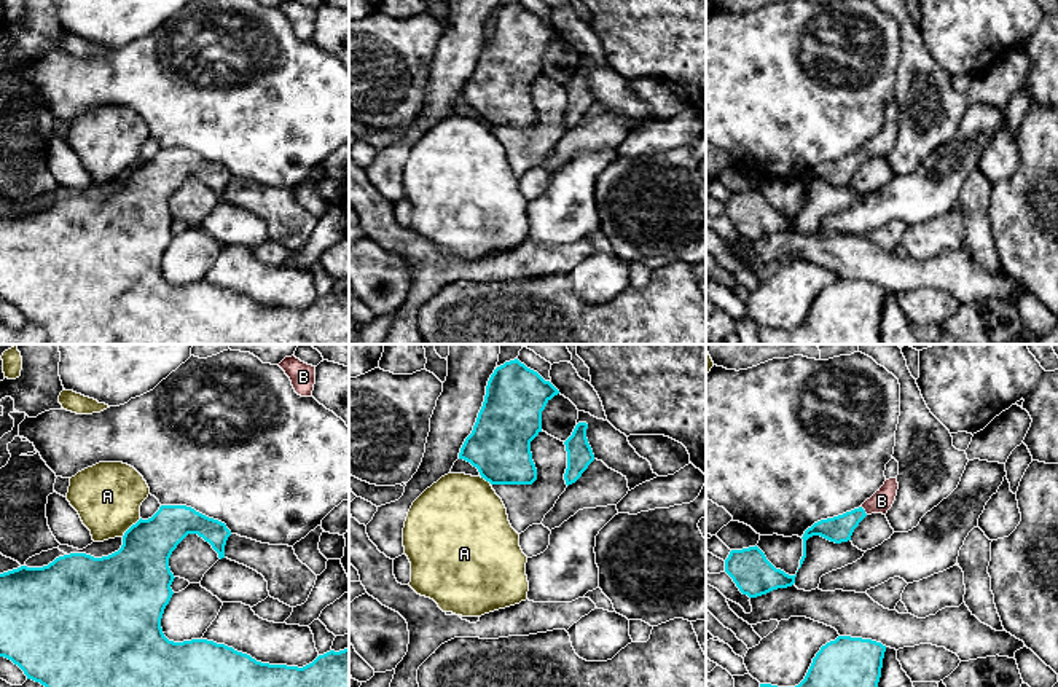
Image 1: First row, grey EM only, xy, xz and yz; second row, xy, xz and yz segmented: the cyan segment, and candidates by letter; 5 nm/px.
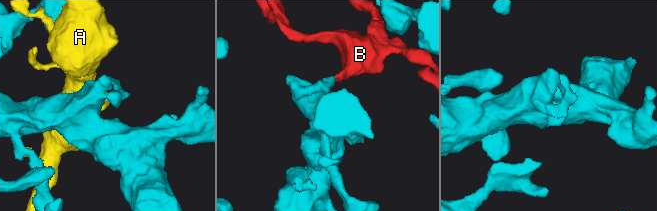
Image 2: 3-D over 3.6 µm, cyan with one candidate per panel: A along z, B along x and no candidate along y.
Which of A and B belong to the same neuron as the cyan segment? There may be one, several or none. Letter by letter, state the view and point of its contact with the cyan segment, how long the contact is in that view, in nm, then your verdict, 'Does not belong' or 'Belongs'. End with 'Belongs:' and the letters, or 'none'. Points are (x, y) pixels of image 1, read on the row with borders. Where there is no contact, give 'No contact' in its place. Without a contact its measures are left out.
A: Touches cyan at xy (131, 526). Shared border 140 nm. Does not belong
B: Touches cyan at yz (864, 510). Shared border 50 nm. Belongs
Belongs: B

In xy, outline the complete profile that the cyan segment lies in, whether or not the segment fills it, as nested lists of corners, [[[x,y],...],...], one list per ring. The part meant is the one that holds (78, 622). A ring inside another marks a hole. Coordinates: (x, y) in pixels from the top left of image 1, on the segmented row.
[[[161,505],[151,518],[132,524],[123,536],[121,548],[108,556],[70,553],[43,567],[21,566],[0,574],[0,657],[45,687],[349,687],[349,649],[330,650],[298,668],[261,663],[207,639],[169,641],[161,628],[164,609],[174,595],[170,585],[175,577],[169,558],[188,534],[198,534],[220,559],[225,558],[231,536],[225,523],[186,505]]]

